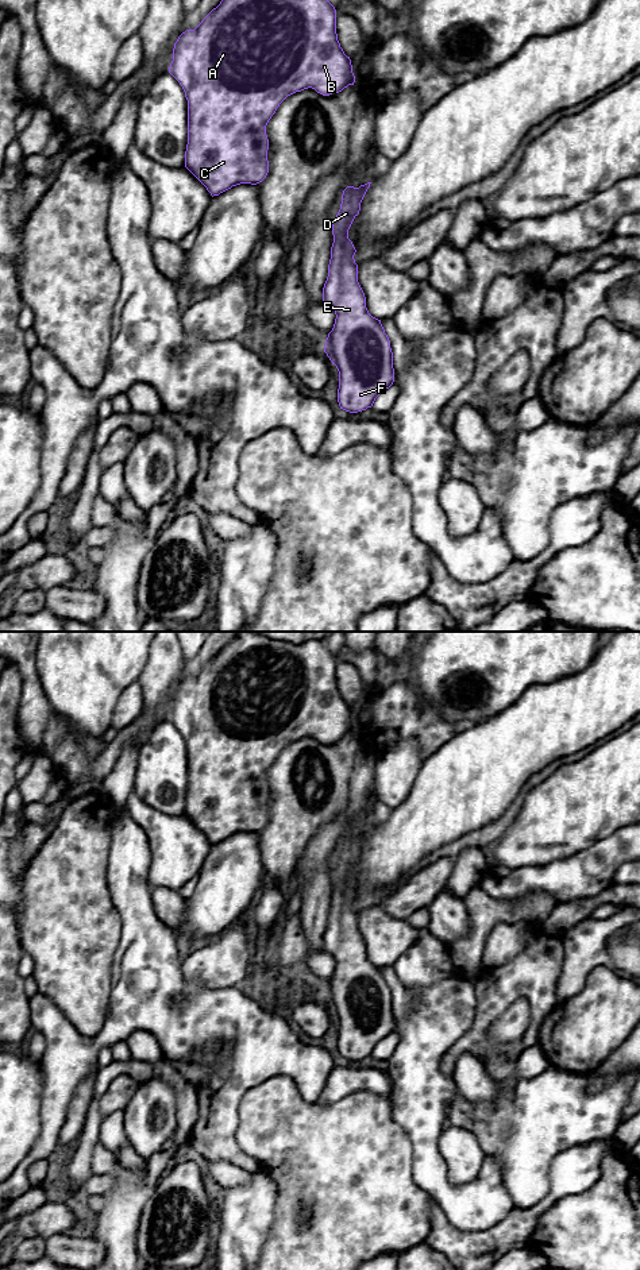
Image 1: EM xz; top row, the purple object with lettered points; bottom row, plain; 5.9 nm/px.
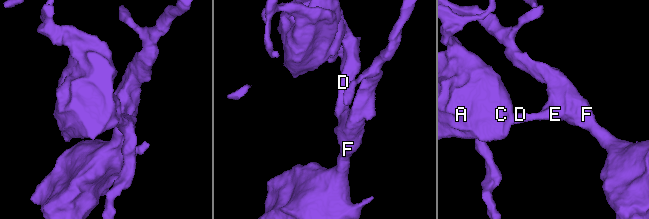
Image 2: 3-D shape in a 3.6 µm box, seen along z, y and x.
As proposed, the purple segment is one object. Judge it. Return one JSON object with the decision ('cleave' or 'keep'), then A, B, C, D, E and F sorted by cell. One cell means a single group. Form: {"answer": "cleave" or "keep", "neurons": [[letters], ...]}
{"answer": "keep", "neurons": [["A", "B", "C", "D", "E", "F"]]}

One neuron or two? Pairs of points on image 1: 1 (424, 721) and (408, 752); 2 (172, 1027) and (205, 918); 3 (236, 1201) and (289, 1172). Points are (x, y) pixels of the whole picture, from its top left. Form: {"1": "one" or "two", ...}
{"1": "two", "2": "two", "3": "two"}

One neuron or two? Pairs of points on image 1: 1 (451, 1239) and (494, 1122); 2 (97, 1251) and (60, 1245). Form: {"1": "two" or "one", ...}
{"1": "two", "2": "one"}

